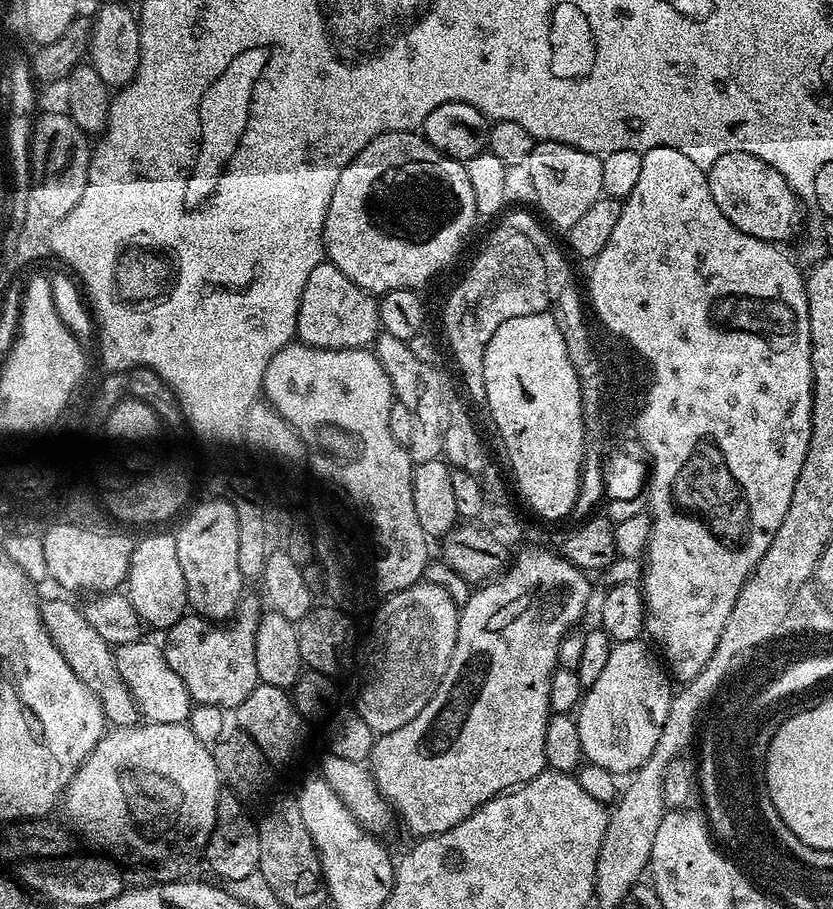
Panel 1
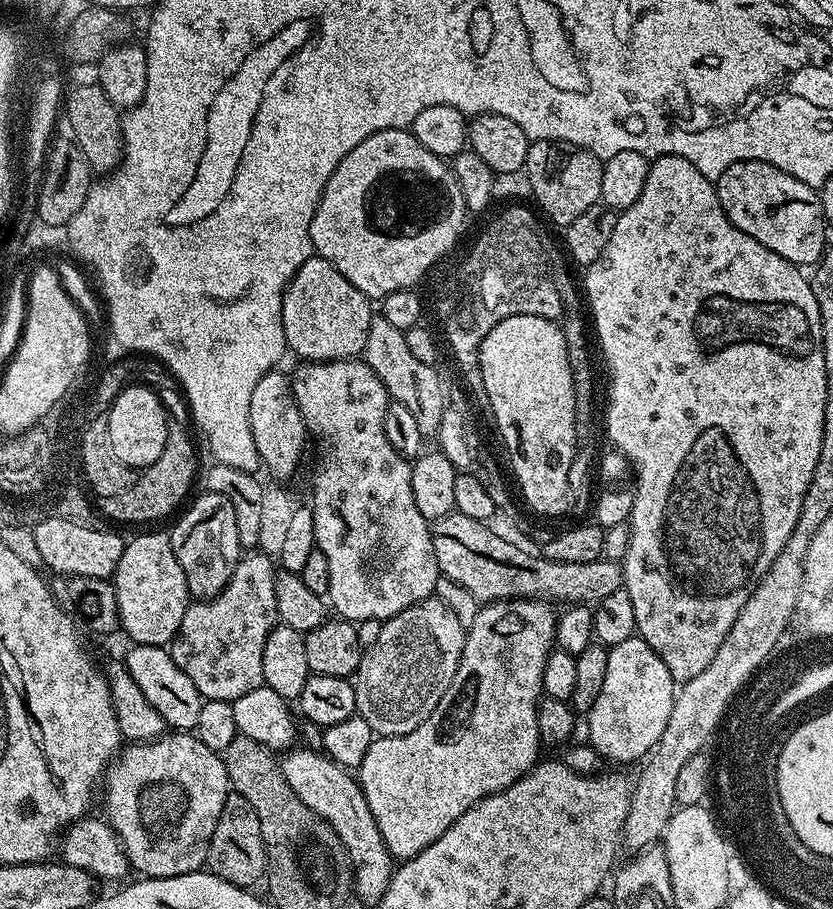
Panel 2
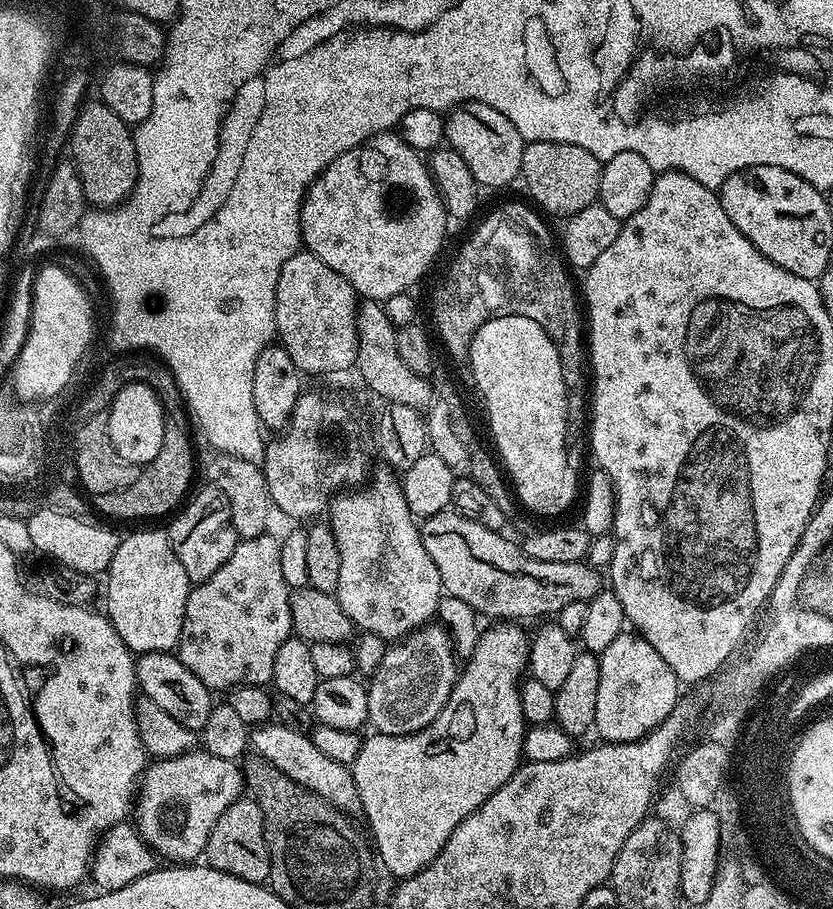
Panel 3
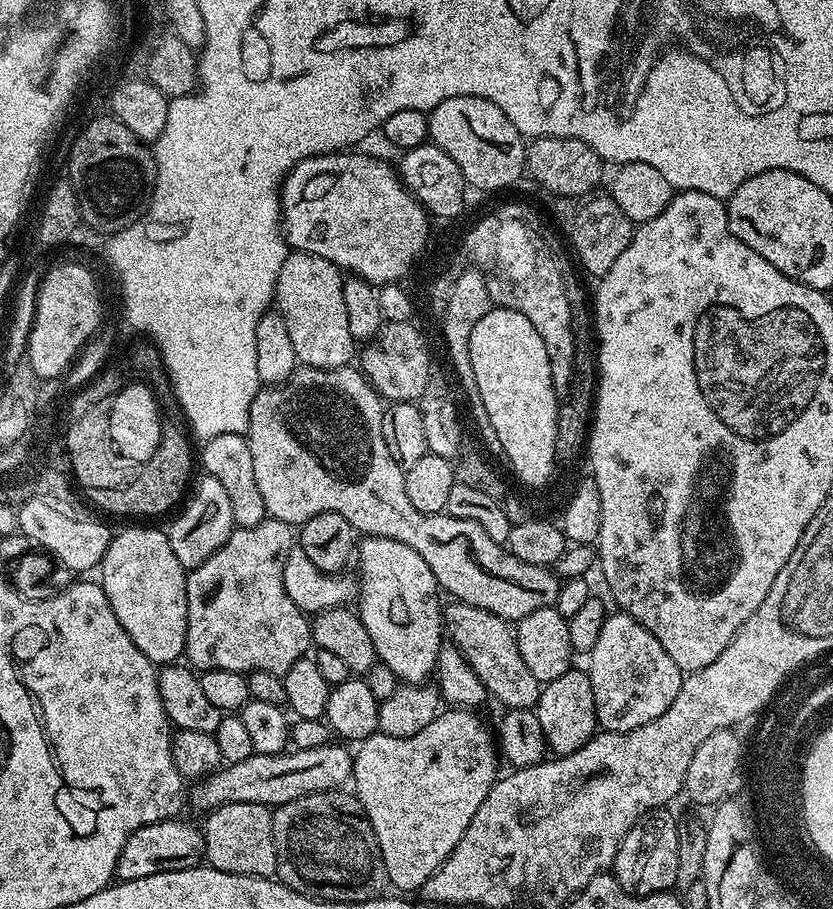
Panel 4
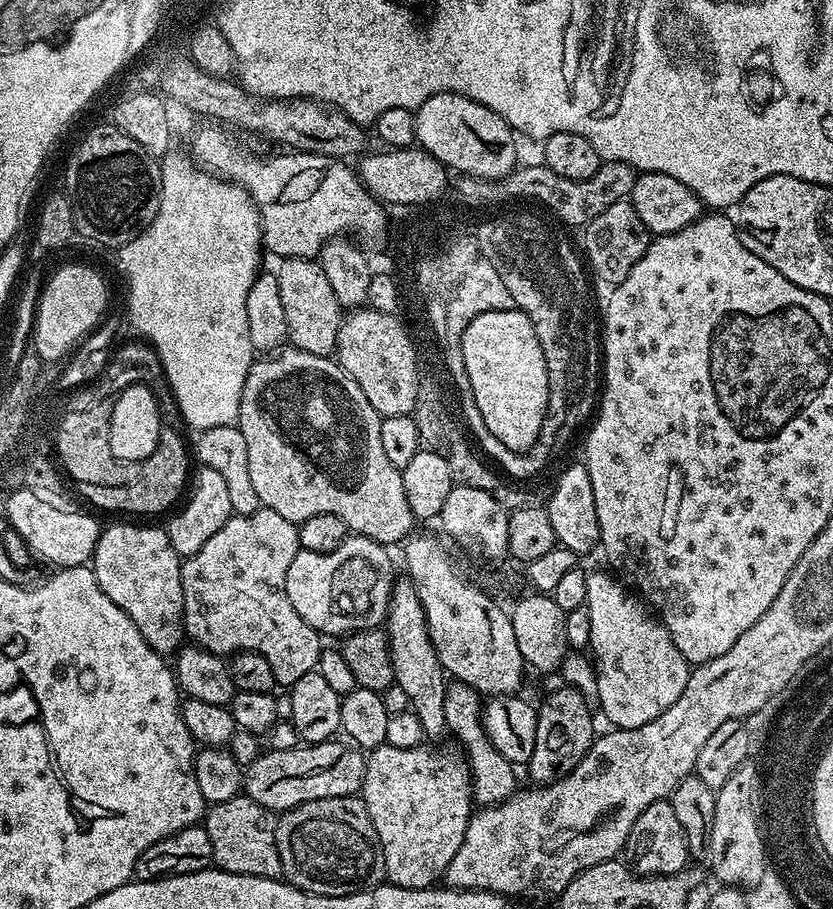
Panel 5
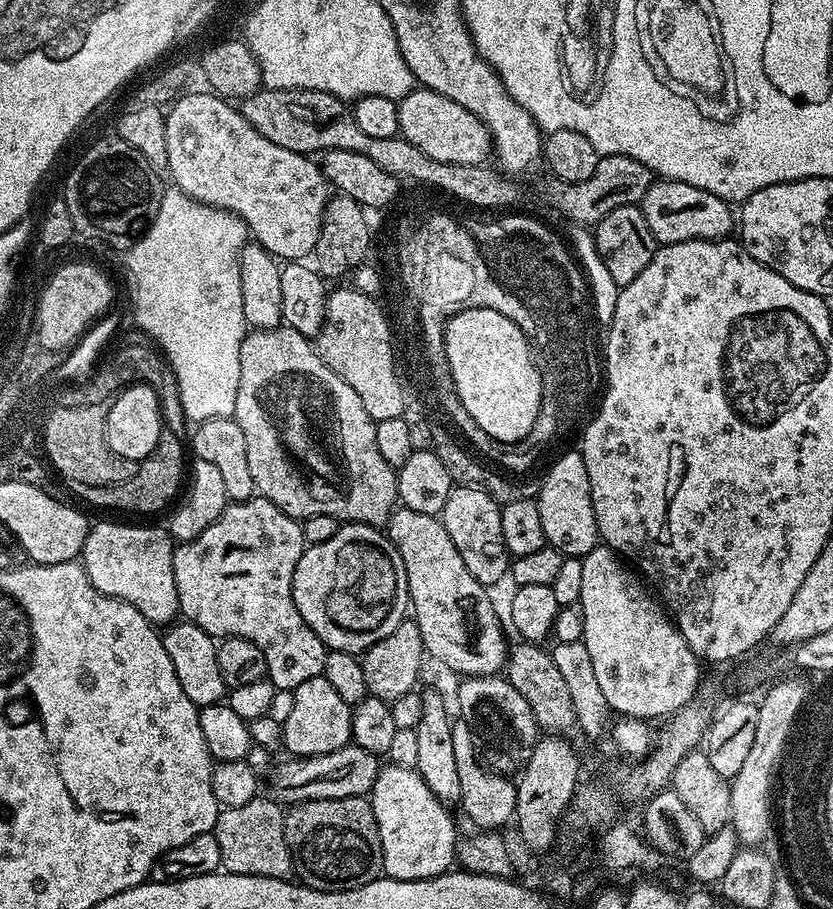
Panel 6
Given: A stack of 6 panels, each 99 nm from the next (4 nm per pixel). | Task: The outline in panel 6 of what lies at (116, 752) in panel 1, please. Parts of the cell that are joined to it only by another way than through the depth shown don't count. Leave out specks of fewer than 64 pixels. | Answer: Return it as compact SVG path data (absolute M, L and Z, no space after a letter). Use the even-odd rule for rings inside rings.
M351 742L345 748L339 748L330 754L288 758L285 761L285 764L275 765L270 781L272 780L271 795L288 806L300 804L304 800L368 796L382 767L377 756Z

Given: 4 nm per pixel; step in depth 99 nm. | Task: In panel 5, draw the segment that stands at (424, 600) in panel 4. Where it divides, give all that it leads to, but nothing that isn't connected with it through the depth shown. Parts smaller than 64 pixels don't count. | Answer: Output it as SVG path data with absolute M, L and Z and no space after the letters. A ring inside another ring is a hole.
M407 578L397 579L390 593L386 631L388 644L392 647L392 661L396 674L395 684L402 686L411 711L415 712L418 720L422 722L425 737L445 735L447 720L443 702L446 701L450 684L446 679L444 667L438 662L436 651L430 642L426 614L422 610L422 602L418 598L416 587Z

